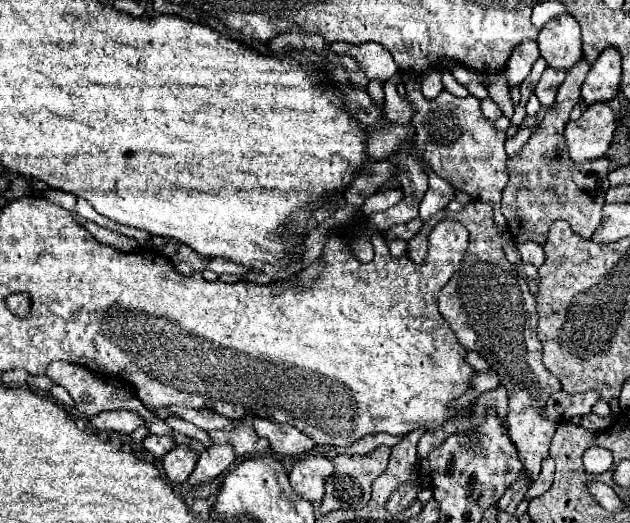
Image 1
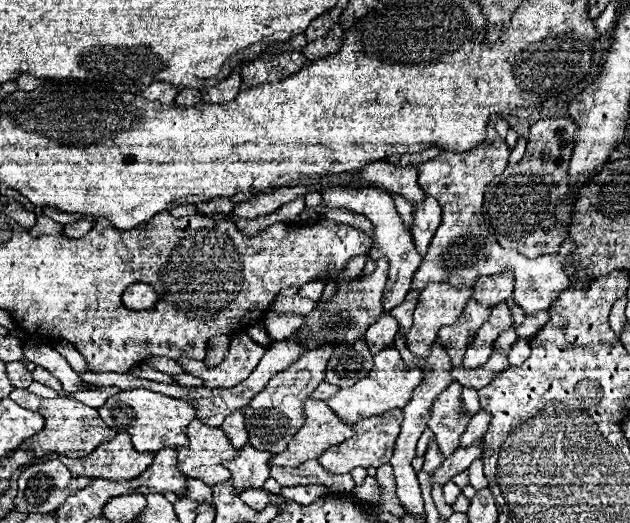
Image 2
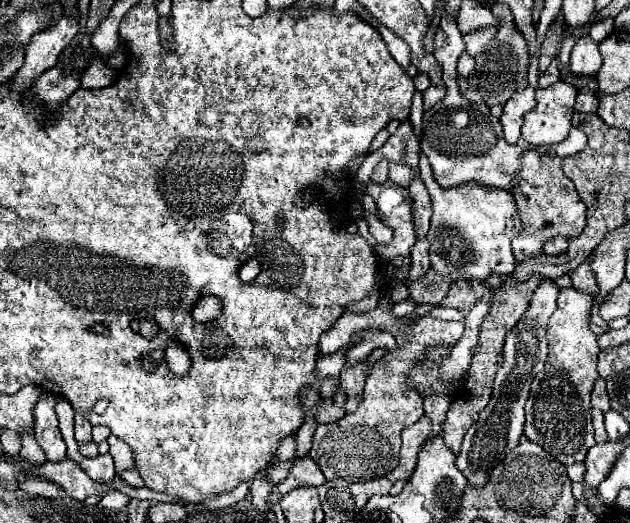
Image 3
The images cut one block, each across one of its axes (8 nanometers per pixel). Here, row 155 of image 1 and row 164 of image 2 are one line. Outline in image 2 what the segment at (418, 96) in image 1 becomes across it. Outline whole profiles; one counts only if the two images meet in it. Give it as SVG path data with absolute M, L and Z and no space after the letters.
M488 122L488 136L482 144L478 144L472 150L466 152L450 152L442 150L434 160L428 160L418 166L420 172L420 186L426 192L426 196L432 196L438 200L442 206L442 222L428 246L426 256L422 258L420 268L414 274L412 280L412 292L408 292L406 300L398 304L396 308L390 310L390 316L394 316L400 324L400 332L408 332L412 326L412 312L418 302L418 292L426 288L430 282L444 282L454 288L468 286L472 288L480 276L492 276L500 274L504 270L512 270L516 276L516 304L526 312L538 312L538 310L548 310L550 304L560 296L562 290L574 286L574 284L584 284L588 286L590 278L588 274L576 266L574 274L566 274L566 266L570 266L570 256L576 244L566 238L560 248L564 252L552 254L552 256L538 256L538 258L526 258L524 254L512 250L512 248L502 248L496 238L484 228L484 218L482 218L482 204L484 204L484 190L486 186L500 174L504 172L510 156L510 148L506 142L496 134L494 122Z

